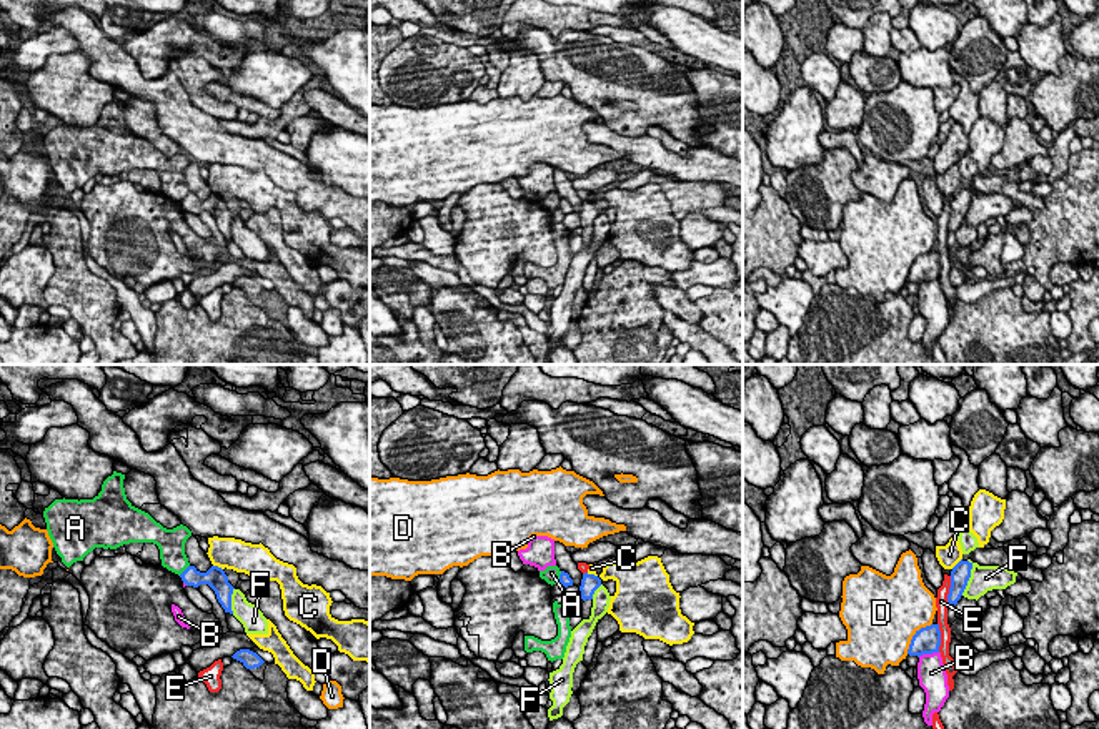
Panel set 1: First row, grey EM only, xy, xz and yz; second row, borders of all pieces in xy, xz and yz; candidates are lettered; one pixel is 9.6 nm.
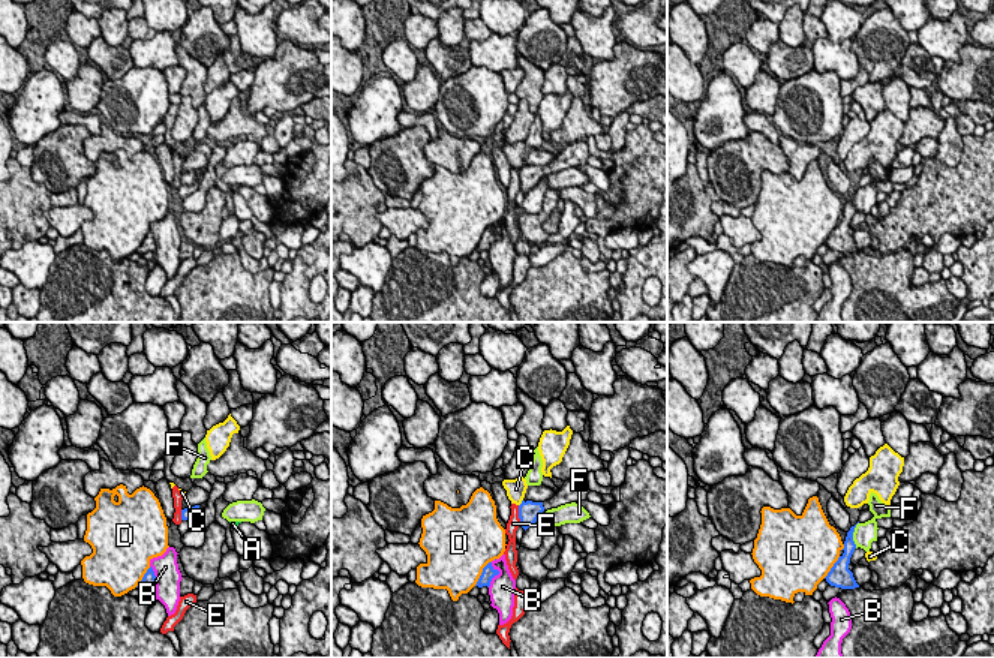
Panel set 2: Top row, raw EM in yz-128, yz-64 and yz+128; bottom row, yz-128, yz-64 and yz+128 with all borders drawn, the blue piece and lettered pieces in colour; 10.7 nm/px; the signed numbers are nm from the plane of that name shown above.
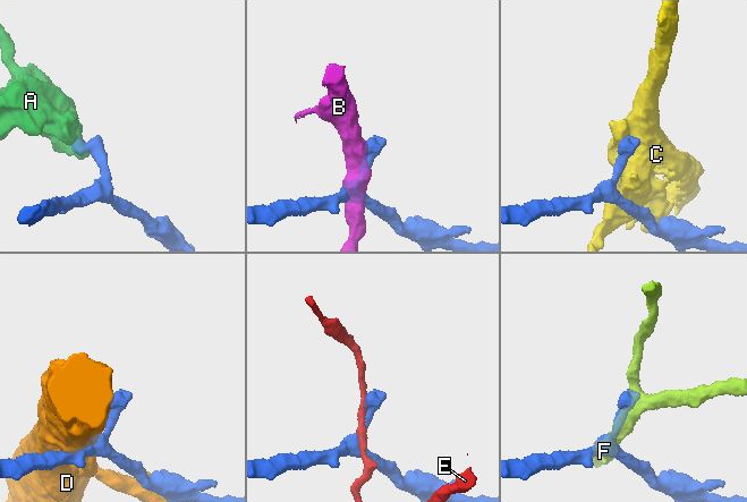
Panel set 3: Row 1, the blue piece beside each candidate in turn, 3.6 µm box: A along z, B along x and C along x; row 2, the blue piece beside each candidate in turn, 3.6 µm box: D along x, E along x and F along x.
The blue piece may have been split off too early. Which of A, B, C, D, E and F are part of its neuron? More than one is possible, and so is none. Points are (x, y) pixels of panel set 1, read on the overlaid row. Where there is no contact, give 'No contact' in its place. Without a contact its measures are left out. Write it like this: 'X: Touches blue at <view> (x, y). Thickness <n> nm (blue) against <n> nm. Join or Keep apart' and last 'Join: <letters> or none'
A: Touches blue at xy (185, 570). Thickness 180 nm (blue) against 260 nm. Keep apart
B: Touches blue at yz (928, 653). Thickness 260 nm (blue) against 280 nm. Keep apart
C: Touches blue at yz (958, 563). Thickness 190 nm (blue) against 220 nm. Keep apart
D: Touches blue at yz (913, 636). Thickness 260 nm (blue) against 500 nm. Keep apart
E: Touches blue at yz (939, 638). Thickness 260 nm (blue) against 120 nm. Keep apart
F: Touches blue at yz (969, 576). Thickness 190 nm (blue) against 260 nm. Keep apart
Join: none

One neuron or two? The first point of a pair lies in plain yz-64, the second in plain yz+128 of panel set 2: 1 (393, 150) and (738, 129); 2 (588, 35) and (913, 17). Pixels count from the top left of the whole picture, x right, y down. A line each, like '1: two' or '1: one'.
1: two
2: two

